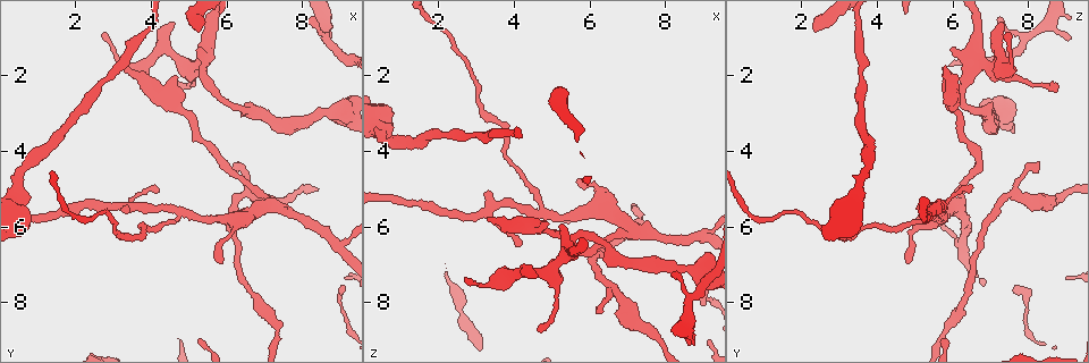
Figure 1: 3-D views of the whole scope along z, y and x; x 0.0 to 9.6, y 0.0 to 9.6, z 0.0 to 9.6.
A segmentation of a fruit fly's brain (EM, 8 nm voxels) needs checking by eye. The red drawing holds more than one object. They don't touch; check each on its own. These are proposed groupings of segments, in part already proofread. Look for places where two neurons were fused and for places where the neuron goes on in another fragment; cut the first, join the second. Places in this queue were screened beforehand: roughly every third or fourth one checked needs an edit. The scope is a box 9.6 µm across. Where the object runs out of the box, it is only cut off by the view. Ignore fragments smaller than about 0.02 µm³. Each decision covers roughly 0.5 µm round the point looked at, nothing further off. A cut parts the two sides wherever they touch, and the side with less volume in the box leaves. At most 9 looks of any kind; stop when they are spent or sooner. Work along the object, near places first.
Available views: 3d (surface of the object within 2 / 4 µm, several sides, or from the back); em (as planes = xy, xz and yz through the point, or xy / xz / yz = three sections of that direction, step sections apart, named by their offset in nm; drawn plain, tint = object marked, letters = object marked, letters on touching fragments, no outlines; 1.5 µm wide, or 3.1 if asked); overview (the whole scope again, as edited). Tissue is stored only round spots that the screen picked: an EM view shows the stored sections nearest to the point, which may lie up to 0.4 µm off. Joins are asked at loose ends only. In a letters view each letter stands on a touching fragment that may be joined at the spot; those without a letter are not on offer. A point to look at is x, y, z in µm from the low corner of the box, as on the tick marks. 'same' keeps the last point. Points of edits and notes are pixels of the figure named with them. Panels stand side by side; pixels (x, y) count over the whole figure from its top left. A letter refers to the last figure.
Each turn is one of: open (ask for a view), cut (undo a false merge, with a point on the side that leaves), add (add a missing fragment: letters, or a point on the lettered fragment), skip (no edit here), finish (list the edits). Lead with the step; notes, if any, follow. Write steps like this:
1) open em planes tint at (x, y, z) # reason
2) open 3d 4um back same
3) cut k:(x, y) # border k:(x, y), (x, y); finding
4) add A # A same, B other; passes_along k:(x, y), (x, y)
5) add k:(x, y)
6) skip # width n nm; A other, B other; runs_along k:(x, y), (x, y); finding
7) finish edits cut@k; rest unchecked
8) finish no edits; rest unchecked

open 3d 2um at (6.30, 4.25, 8.30) # free end

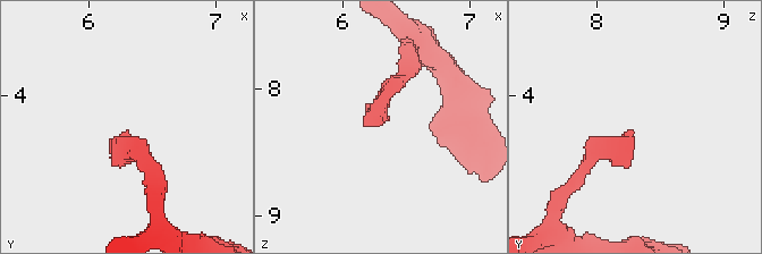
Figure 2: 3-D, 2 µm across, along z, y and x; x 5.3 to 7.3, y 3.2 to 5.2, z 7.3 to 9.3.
open em yz step 8 tint at (6.30, 4.30, 8.28)

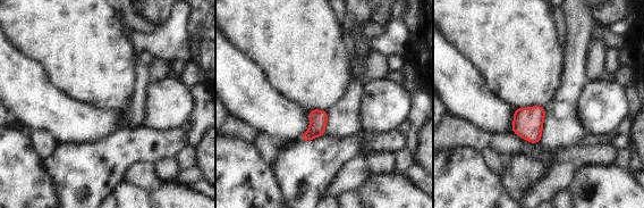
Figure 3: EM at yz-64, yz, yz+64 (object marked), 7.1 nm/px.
open em planes letters same # cut it another way

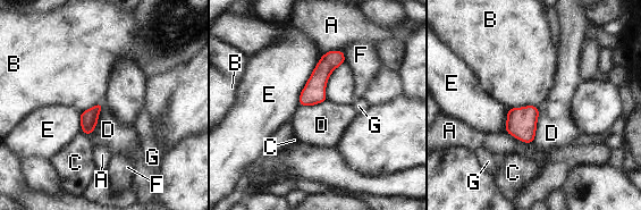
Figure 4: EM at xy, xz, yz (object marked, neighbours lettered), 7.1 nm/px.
skip # longest_contact E 360 nm; A other, B other, C other, D other, E other, F other, G other; none of them fits

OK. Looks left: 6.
open 3d 4um at (8.55, 1.05, 9.10) # free end

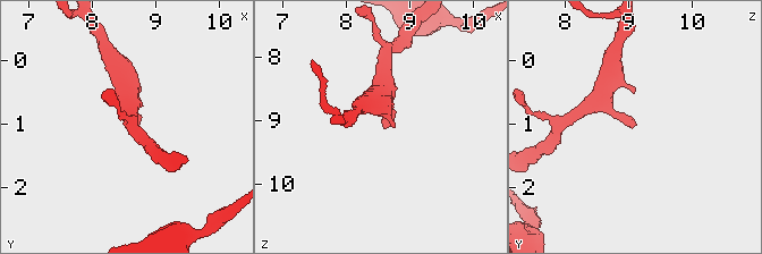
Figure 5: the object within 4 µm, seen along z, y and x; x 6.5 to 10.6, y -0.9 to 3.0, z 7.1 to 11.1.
open em planes plain at (8.55, 1.05, 9.10)

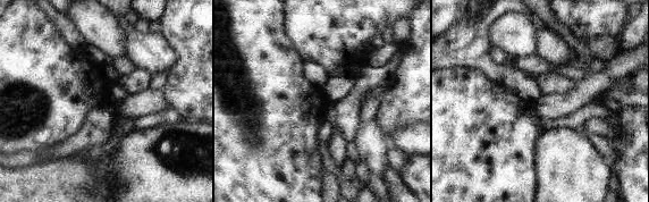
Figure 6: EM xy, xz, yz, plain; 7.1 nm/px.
open em planes letters same

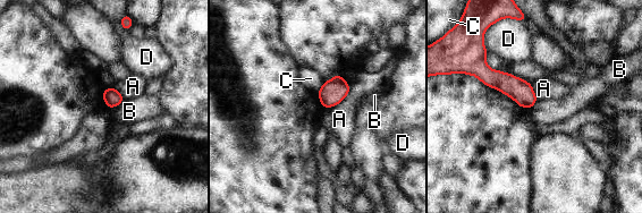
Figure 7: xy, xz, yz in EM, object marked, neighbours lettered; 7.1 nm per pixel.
skip # A other, B other, C other, D other; border 7:(124, 99), (116, 105), (107, 108); no lettered fragment goes on from it

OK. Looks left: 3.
open 3d 2um at (2.65, 0.85, 7.45)

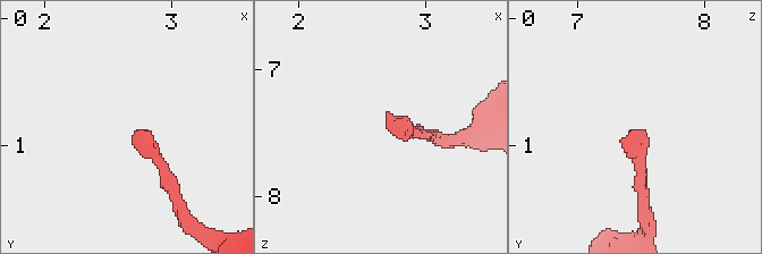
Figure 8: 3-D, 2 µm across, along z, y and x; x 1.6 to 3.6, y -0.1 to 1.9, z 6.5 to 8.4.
open em planes tint at (2.72, 0.88, 7.42)

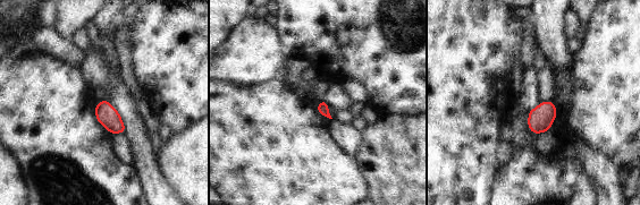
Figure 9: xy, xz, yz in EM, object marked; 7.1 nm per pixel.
open em planes letters same

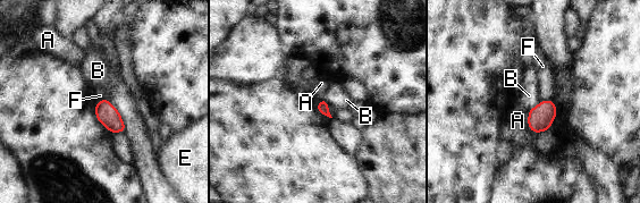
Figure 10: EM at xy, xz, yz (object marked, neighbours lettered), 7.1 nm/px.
skip # A other, B other, E other, F other; none of them fits

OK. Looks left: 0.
finish no edits; rest unchecked

